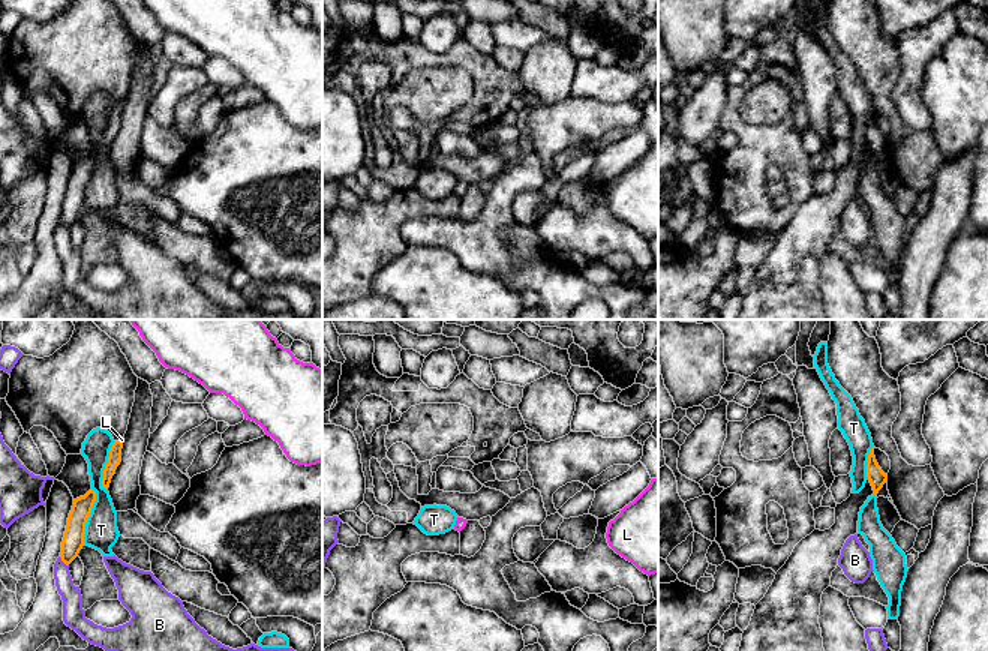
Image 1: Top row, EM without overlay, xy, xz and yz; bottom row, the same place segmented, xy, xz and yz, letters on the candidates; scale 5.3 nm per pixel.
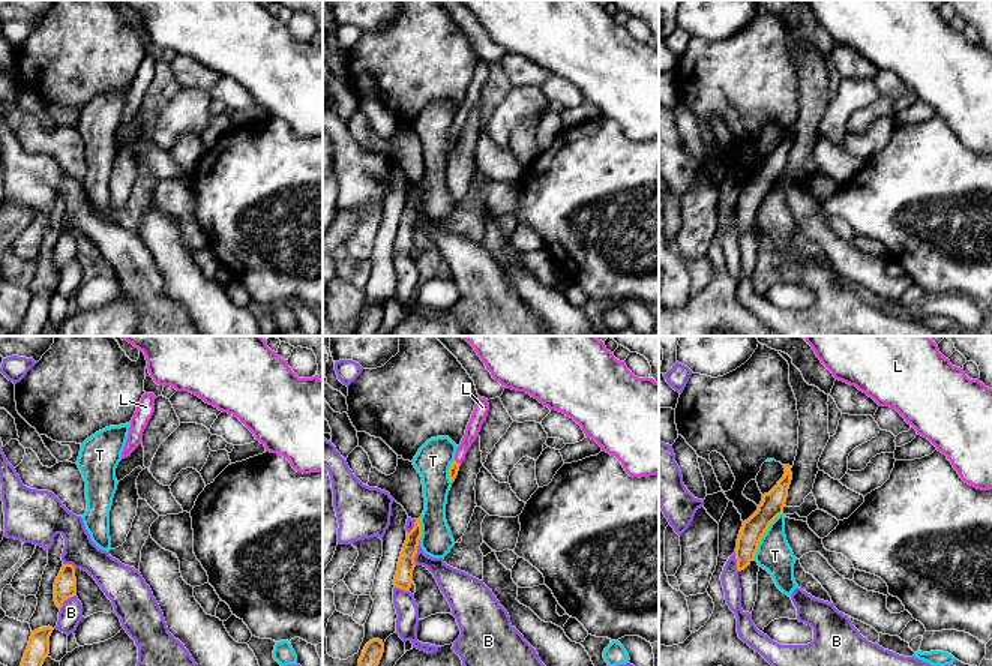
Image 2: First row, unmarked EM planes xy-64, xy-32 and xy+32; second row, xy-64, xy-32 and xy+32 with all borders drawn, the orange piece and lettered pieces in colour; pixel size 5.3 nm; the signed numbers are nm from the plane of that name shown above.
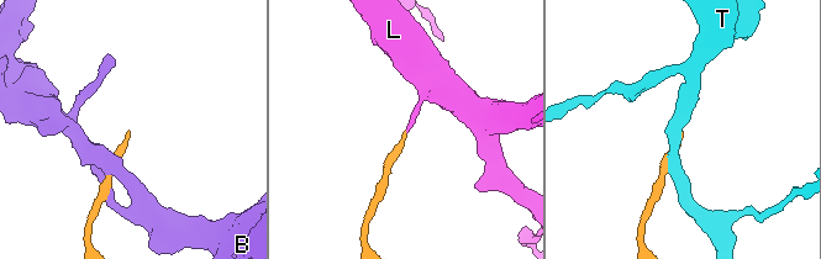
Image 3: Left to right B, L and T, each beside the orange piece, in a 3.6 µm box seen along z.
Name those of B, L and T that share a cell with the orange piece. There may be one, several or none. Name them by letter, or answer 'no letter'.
L

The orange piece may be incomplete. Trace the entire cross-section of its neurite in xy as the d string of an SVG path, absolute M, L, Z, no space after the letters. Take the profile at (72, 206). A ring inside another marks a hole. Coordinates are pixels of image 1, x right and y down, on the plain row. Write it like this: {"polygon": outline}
{"polygon": "M90 153L84 160L73 164L67 182L64 201L61 206L61 225L69 230L79 218L84 208L85 188L96 165L96 156Z"}

